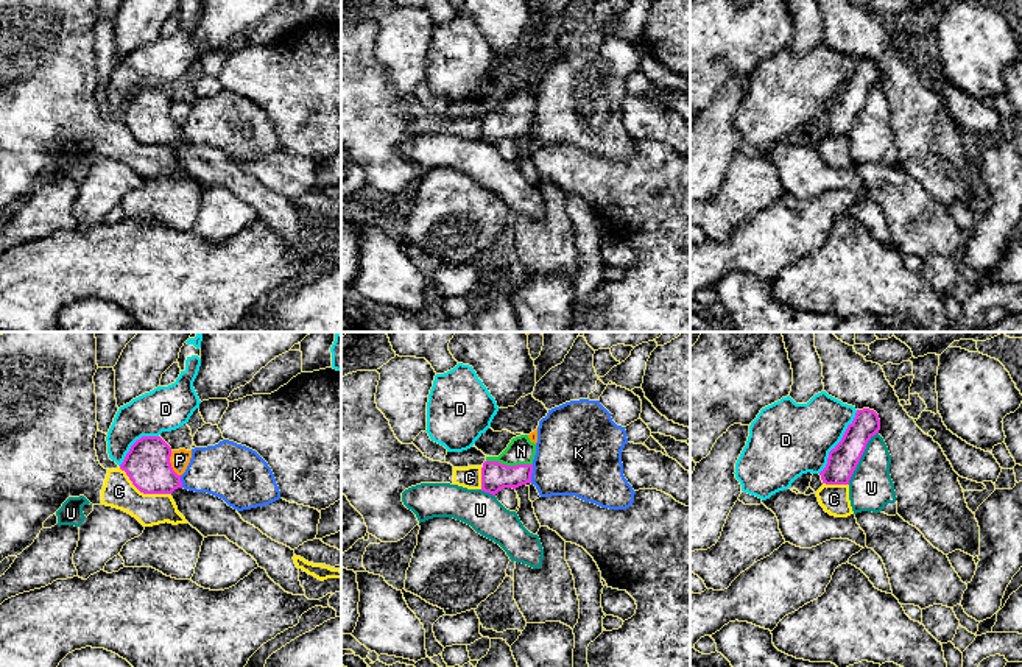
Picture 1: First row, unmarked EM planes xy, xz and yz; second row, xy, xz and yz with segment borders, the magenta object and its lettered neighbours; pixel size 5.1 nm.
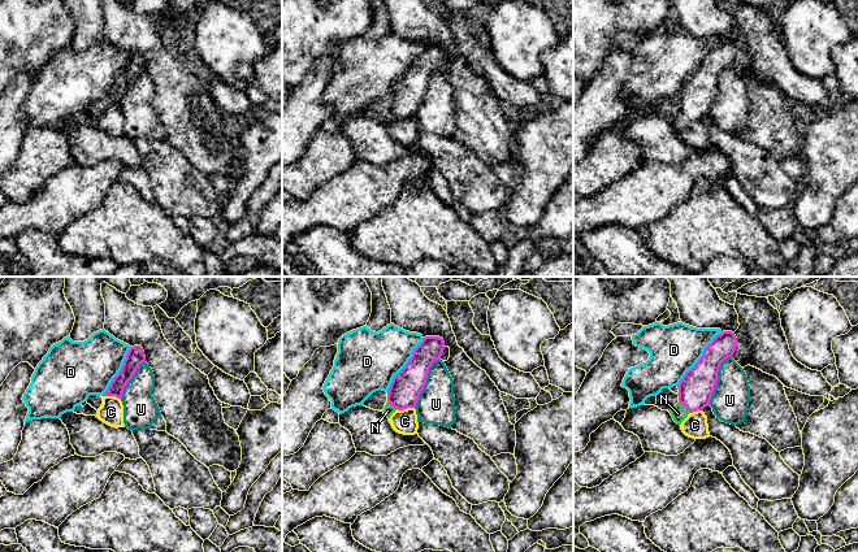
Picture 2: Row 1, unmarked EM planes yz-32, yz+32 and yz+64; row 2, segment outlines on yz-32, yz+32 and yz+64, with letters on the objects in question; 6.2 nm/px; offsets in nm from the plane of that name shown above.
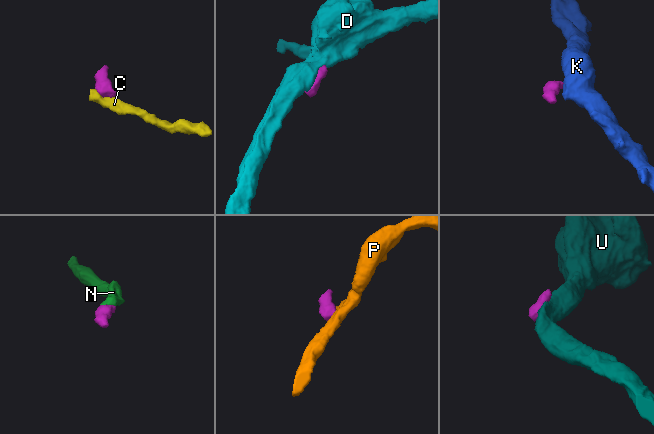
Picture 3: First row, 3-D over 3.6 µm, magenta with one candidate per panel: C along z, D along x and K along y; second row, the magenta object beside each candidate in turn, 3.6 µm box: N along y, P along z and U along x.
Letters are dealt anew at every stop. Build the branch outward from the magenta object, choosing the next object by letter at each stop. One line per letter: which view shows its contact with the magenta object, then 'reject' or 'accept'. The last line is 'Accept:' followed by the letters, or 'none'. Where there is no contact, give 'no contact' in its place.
C: contact in xy; reject
D: contact in yz; reject
K: contact in xz; reject
N: contact in xz; accept
P: contact in xy; reject
U: contact in yz; reject
Accept: N

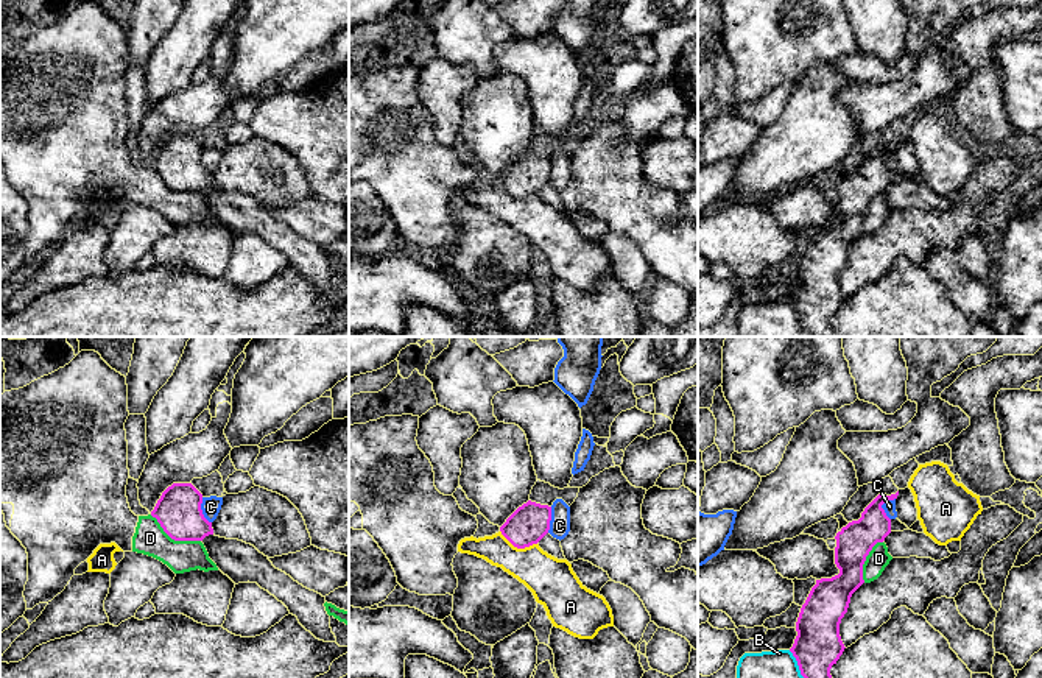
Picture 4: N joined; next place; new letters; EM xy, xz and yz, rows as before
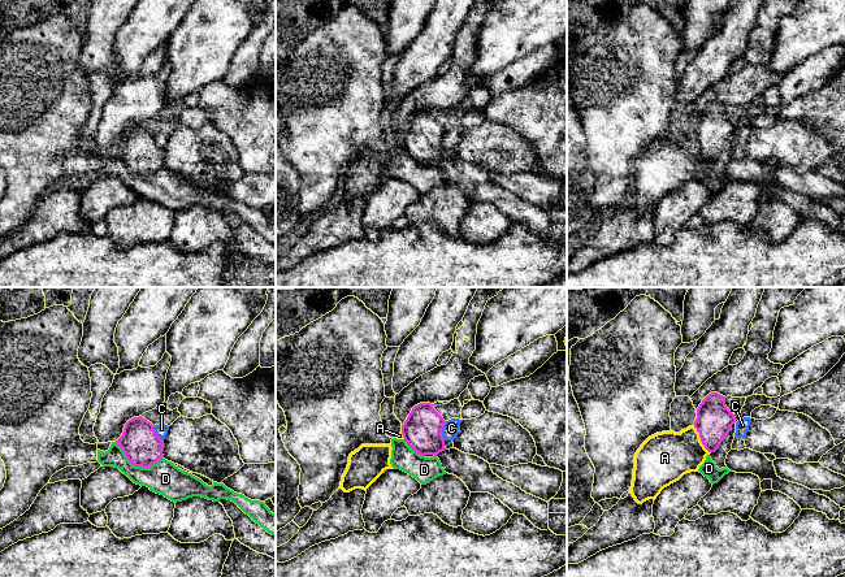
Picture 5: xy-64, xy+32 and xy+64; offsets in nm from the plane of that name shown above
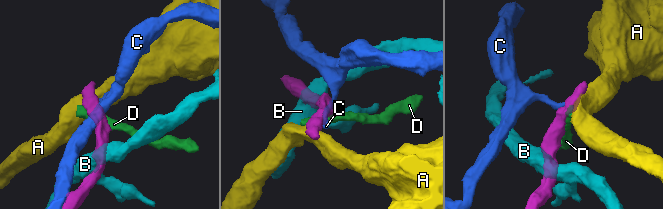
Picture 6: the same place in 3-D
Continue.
A: contact in xz; reject
B: contact in yz; reject
C: contact in yz; reject
D: contact in xy; reject
Accept: none

